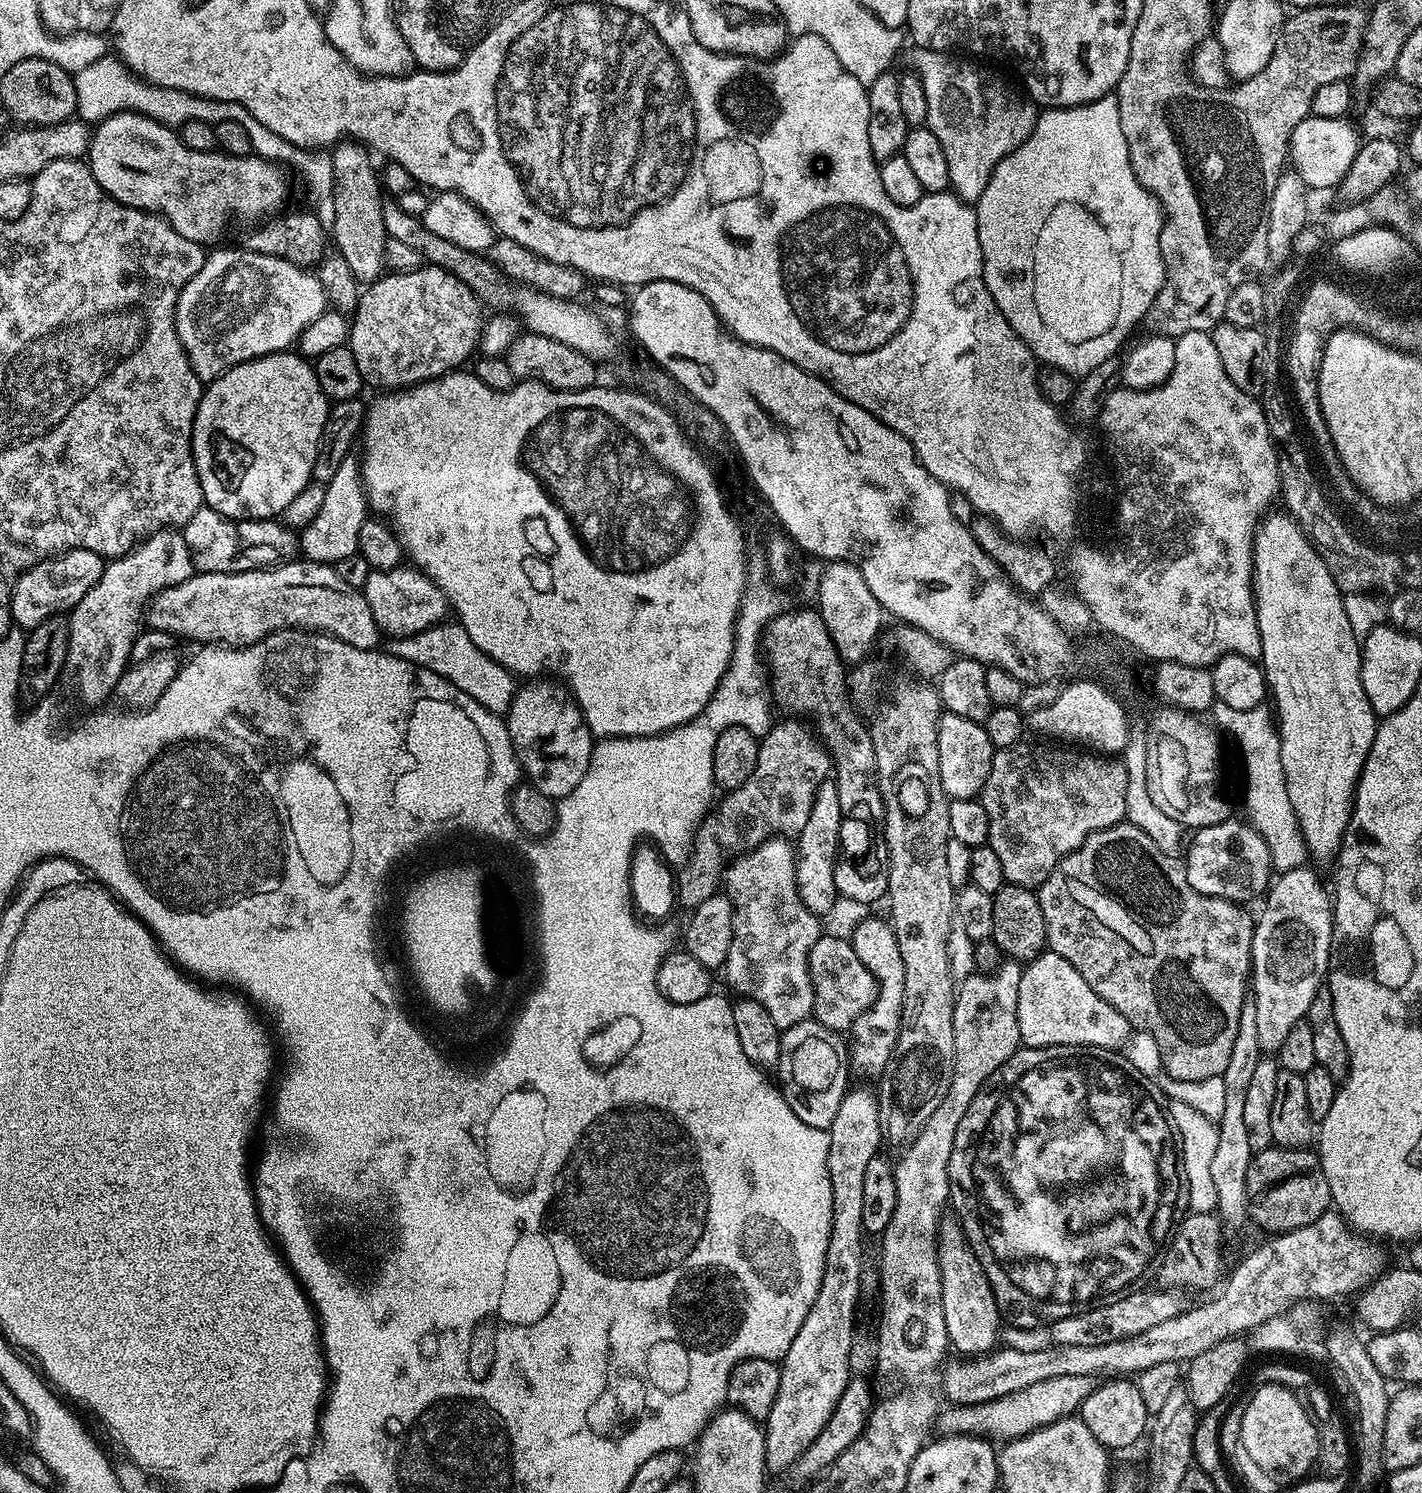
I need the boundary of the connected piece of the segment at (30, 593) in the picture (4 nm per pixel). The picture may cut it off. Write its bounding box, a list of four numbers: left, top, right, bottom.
[12,548,105,630]

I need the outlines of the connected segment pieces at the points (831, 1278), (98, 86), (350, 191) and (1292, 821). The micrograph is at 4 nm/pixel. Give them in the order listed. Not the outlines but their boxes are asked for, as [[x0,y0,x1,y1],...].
[[762,1087,882,1470],[74,55,250,128],[330,142,389,286],[1210,700,1310,873]]

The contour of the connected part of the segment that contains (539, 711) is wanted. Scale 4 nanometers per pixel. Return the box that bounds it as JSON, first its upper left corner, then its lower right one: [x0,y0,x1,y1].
[506,682,594,798]

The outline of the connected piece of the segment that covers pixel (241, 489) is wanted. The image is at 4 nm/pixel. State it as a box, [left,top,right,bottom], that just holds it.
[192,350,330,520]

